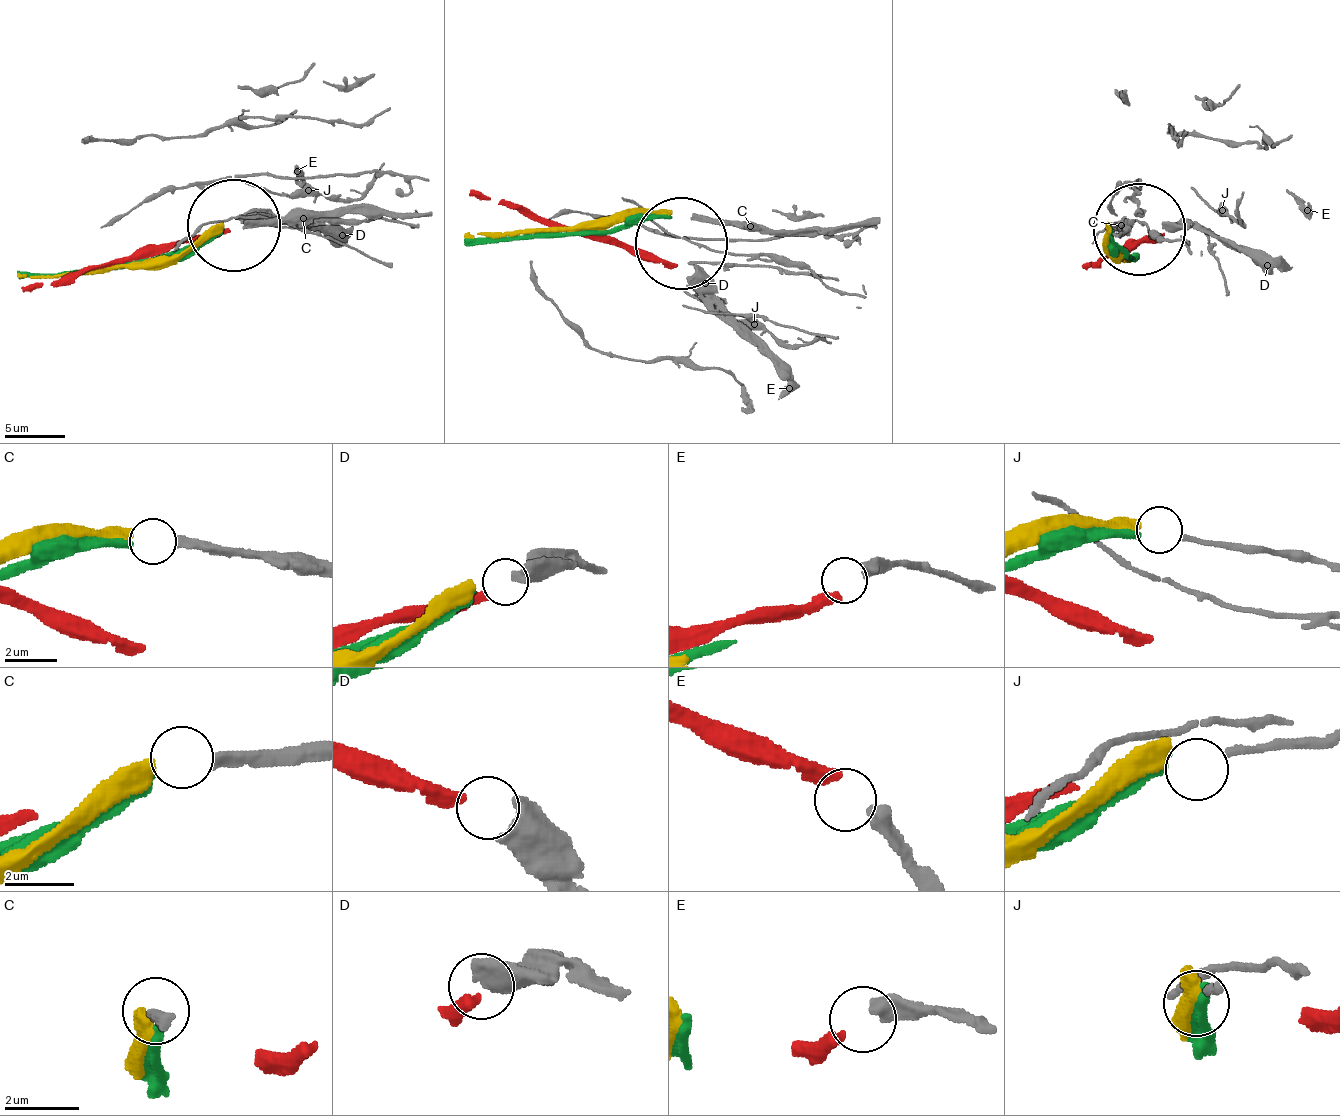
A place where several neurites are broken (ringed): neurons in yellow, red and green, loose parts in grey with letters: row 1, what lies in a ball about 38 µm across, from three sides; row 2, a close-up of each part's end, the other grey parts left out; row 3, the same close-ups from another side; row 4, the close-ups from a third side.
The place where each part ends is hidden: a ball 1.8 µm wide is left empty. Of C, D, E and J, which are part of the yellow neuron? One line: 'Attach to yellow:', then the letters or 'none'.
Attach to yellow: C

